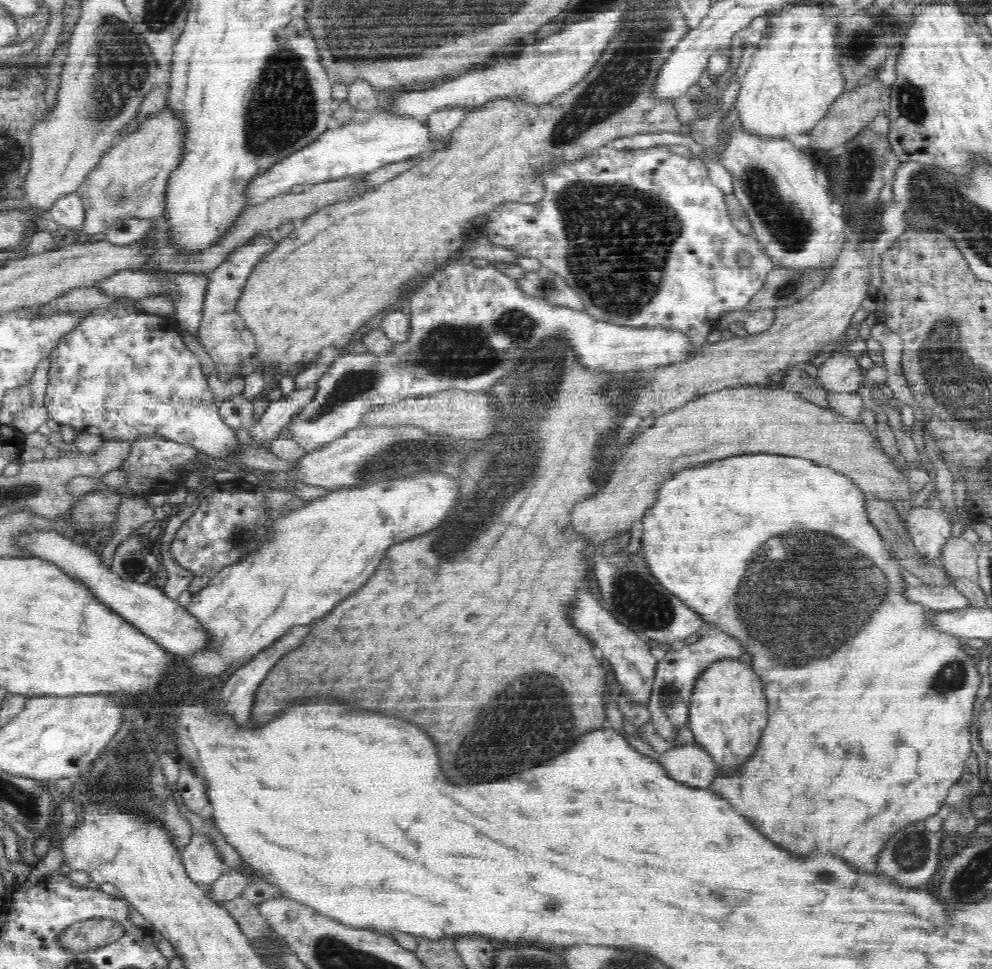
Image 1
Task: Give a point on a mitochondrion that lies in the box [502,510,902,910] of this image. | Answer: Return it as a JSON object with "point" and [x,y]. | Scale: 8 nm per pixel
{"point":[863,594]}

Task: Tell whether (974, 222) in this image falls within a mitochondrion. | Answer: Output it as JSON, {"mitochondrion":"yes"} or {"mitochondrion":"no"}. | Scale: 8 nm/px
{"mitochondrion":"yes"}

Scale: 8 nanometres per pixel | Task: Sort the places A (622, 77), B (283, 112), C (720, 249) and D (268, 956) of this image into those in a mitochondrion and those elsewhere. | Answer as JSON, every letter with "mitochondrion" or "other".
{"A":"mitochondrion","B":"mitochondrion","C":"other","D":"other"}

